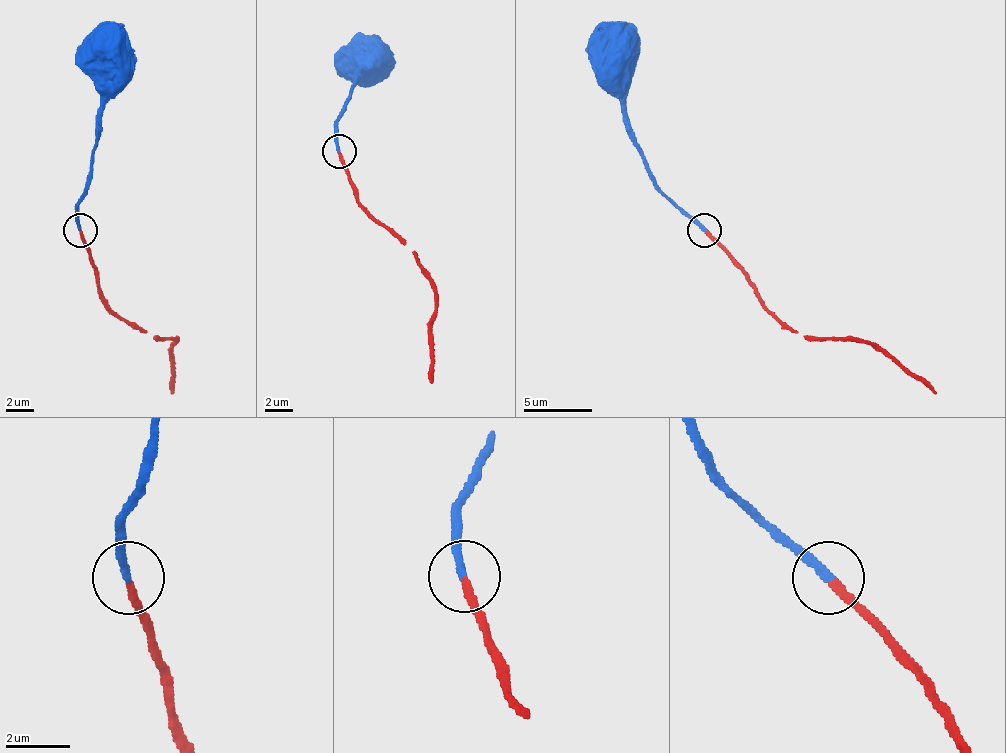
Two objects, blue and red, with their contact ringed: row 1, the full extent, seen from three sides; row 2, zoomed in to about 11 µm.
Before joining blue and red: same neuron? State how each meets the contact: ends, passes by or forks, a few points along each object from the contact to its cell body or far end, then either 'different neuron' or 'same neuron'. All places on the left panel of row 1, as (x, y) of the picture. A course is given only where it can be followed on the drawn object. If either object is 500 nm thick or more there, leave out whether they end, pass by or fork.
blue ends; red ends; course blue (81, 231), (78, 200), (88, 179), (101, 115), (95, 50), (105, 53); course red (81, 231), (101, 299), (153, 336), (176, 340), (173, 394); same neuron

